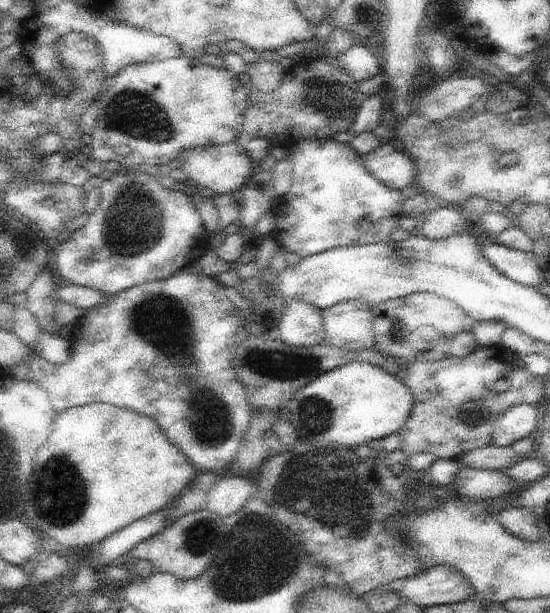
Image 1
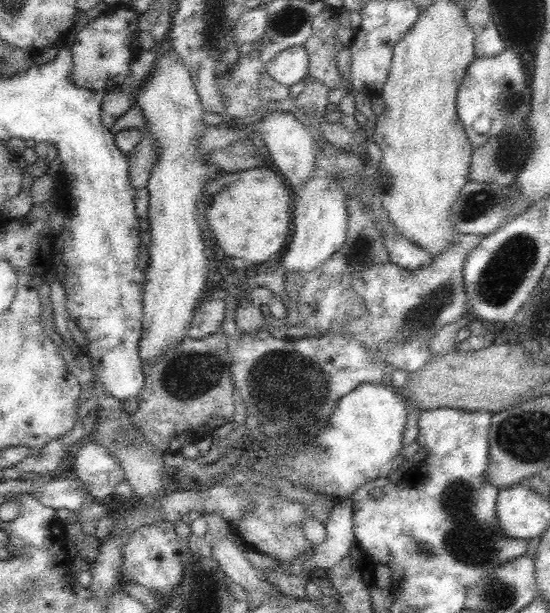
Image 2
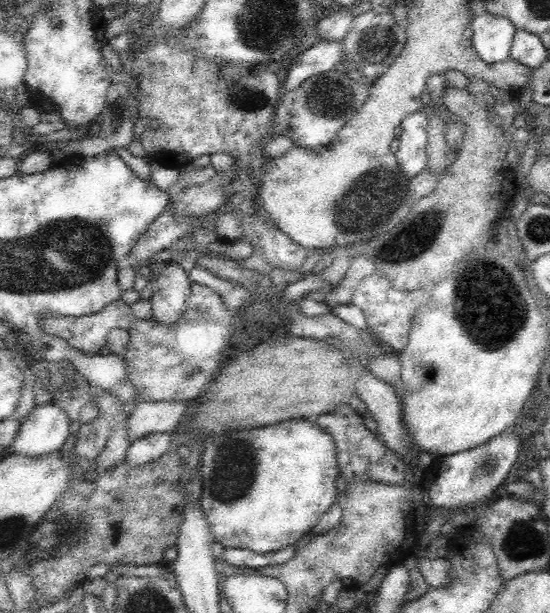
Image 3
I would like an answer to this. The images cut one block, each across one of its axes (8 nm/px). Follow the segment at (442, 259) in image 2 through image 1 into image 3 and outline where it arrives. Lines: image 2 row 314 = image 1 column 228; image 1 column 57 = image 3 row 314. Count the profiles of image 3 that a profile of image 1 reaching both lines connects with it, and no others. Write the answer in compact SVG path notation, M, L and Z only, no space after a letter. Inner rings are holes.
M378 272L370 274L364 278L354 294L352 294L351 303L355 304L365 314L367 321L367 332L371 338L382 344L388 352L395 353L404 351L409 341L409 332L411 328L412 316L430 302L430 293L425 290L414 290L410 292L400 292L393 287L393 284Z

